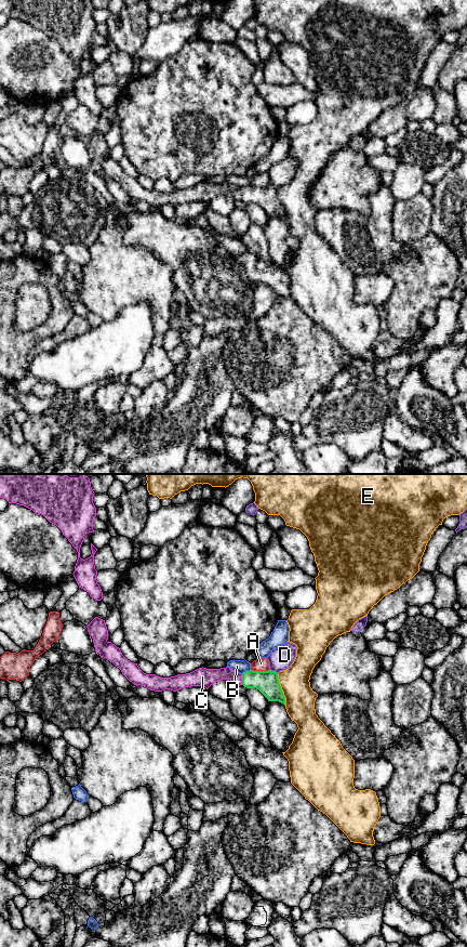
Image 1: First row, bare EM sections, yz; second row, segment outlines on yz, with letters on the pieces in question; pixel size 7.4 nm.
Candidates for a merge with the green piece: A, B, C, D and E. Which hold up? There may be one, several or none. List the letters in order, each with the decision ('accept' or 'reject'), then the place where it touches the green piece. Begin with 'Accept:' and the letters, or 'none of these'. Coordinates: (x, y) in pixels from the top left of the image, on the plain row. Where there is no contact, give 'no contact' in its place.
Accept: C
A: reject; contact yz (259, 186)
B: reject; contact yz (245, 186)
C: accept; contact yz (242, 195)
D: reject; contact yz (274, 186)
E: reject; contact yz (281, 205)

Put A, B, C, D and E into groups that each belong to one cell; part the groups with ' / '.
A / B / C / D / E

